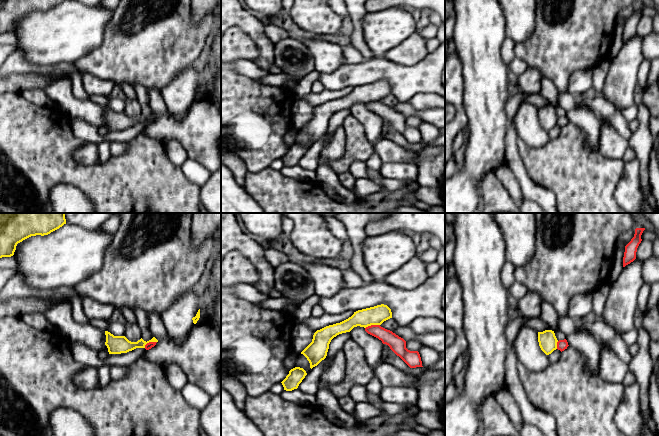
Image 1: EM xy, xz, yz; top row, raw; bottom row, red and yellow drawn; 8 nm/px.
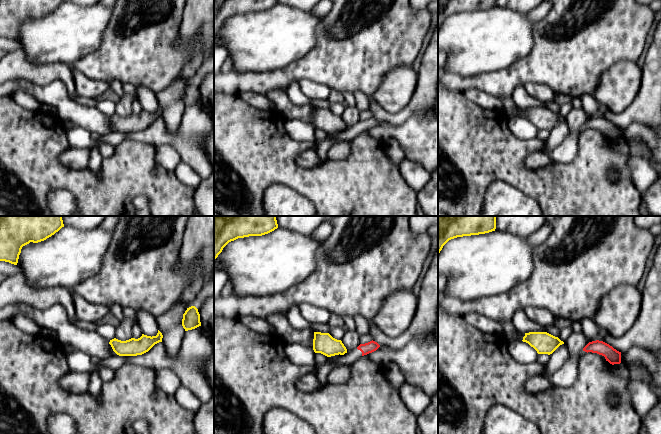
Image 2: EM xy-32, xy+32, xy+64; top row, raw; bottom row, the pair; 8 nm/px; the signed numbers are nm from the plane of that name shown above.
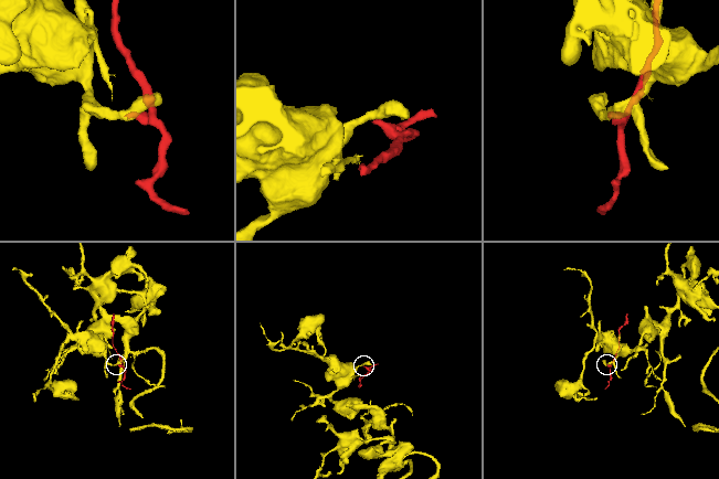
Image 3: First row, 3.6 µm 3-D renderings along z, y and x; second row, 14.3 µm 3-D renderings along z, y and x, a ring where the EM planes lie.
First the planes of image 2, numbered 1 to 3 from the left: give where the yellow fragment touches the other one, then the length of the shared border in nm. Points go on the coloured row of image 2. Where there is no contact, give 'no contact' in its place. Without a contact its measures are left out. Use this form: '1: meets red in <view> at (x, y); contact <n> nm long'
1: no contact
2: no contact
3: no contact

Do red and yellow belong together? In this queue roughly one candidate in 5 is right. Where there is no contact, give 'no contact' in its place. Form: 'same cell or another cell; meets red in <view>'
another cell; meets red in xz

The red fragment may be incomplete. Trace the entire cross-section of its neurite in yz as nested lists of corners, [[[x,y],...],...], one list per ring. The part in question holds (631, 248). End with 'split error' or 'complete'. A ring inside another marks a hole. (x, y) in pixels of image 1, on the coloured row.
[[[636,228],[634,237],[631,241],[625,246],[625,252],[623,257],[623,267],[630,264],[636,259],[636,252],[639,244],[641,243],[641,235],[645,228]]] | complete

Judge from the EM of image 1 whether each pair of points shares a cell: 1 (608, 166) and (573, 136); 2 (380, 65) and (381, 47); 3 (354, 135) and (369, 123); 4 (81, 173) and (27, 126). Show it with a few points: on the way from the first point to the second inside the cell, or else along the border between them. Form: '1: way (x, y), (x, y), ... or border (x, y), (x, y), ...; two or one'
1: way (598, 166), (578, 146); one
2: border (382, 55), (375, 57); two
3: border (350, 114), (362, 125), (365, 137), (373, 144); two
4: way (68, 165), (40, 139); one

